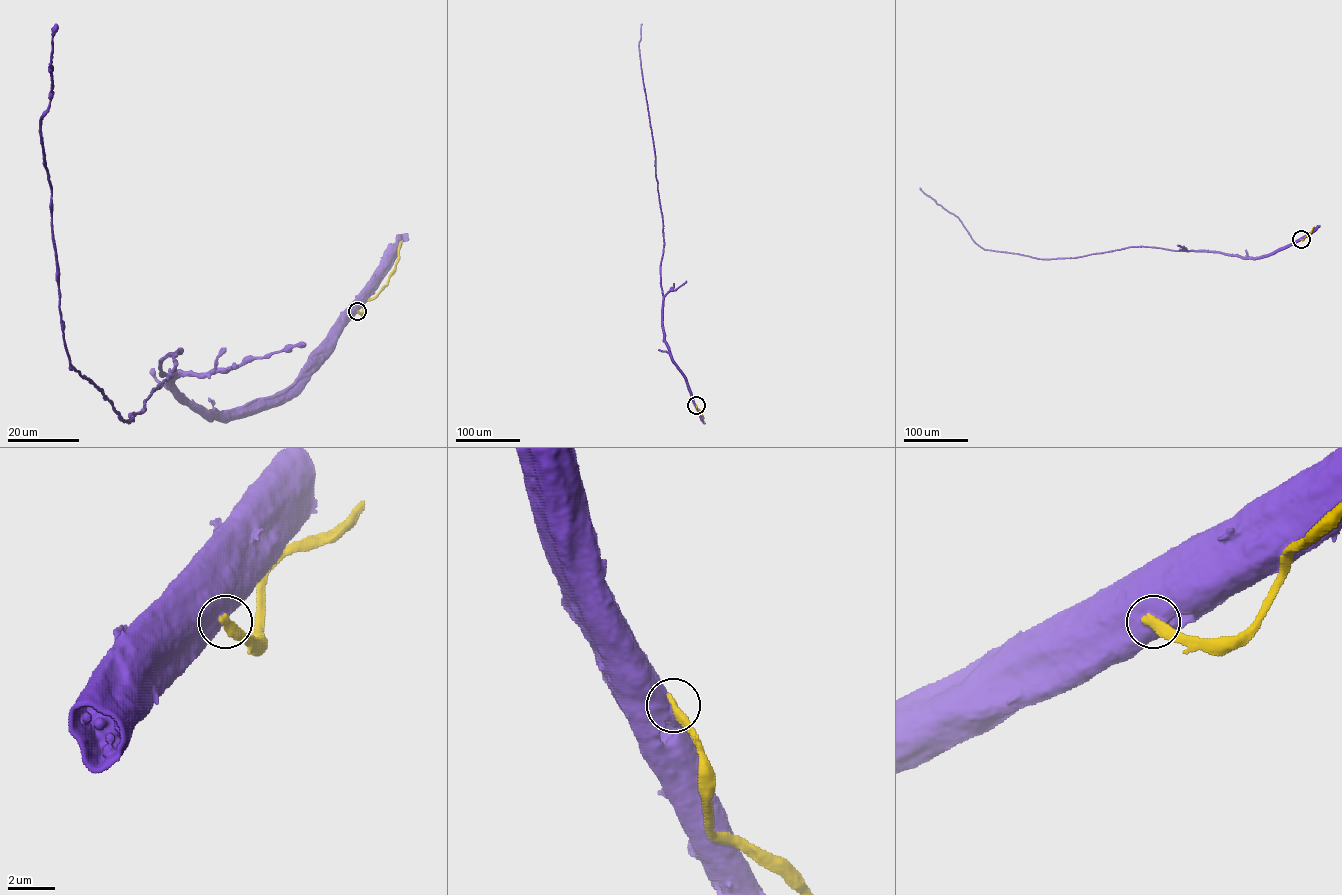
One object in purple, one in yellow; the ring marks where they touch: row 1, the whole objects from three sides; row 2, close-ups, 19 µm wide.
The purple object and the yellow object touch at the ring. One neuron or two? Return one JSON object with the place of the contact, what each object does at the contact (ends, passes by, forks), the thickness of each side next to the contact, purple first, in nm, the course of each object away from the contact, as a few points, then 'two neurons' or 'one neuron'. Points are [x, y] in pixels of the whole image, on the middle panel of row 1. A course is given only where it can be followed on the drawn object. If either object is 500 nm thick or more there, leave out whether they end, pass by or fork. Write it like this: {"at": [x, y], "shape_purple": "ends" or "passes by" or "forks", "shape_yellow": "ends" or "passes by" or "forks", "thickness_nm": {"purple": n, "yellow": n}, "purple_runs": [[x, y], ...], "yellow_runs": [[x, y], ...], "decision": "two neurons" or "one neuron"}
{"at": [696, 405], "thickness_nm": {"purple": 650, "yellow": 440}, "purple_runs": [[695, 405], [685, 378], [672, 360]], "yellow_runs": [[696, 405], [704, 418]], "decision": "two neurons"}

